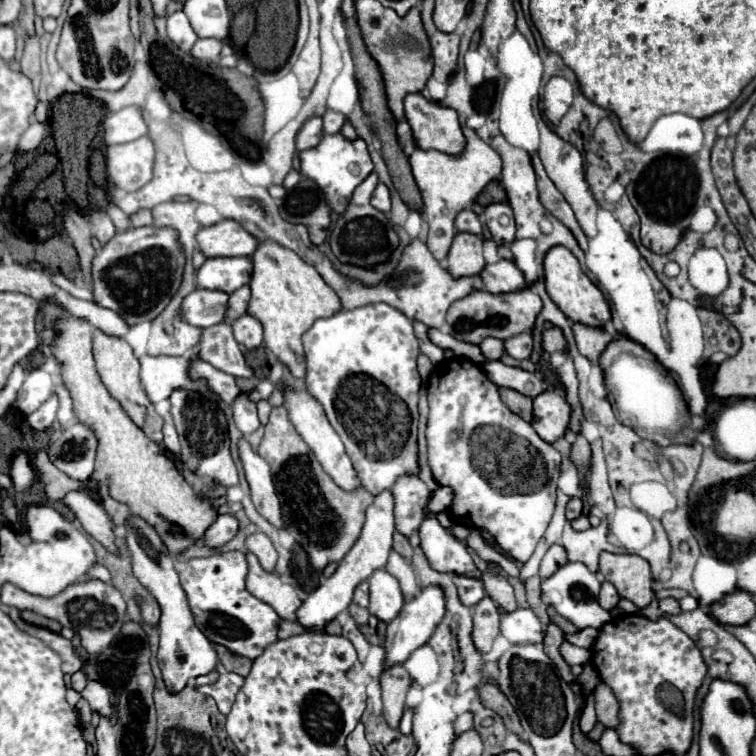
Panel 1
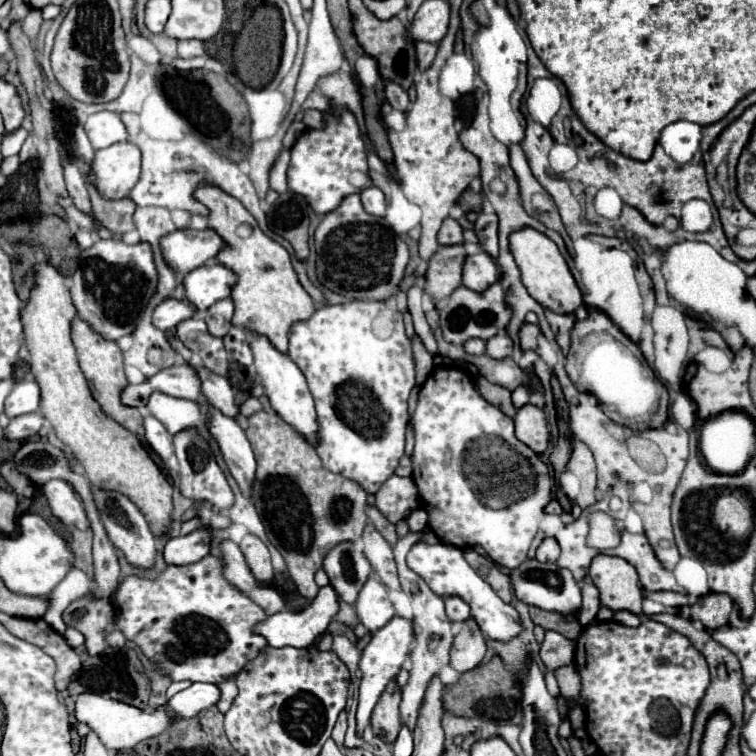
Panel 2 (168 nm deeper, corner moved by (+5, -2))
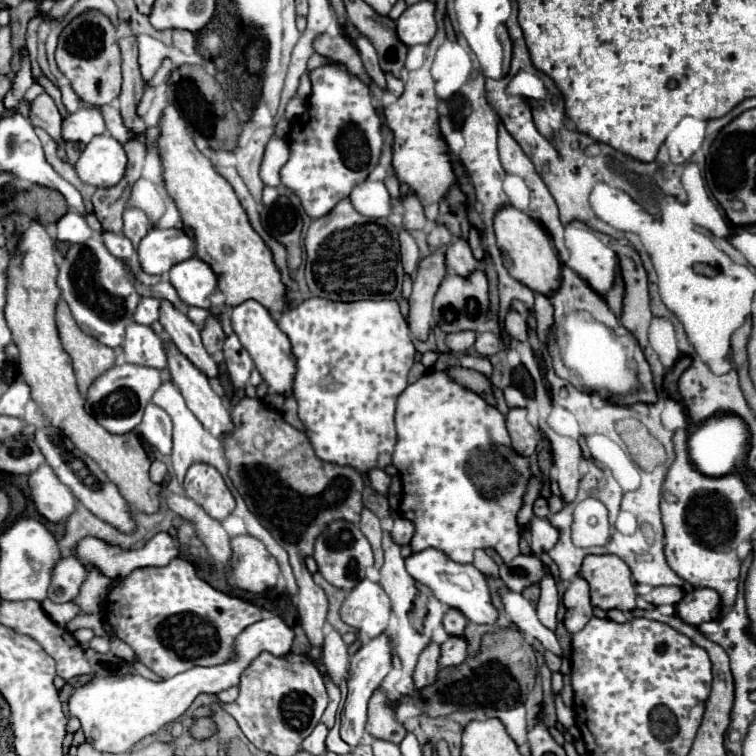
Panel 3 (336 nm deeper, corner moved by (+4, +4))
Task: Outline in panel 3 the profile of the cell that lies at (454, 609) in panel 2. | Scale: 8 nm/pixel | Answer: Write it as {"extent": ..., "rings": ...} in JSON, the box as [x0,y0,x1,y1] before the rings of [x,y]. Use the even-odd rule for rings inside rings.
{"extent":[444,609,468,637],"rings":[[[450,609],[446,615],[444,615],[444,629],[446,629],[446,633],[448,635],[454,635],[454,637],[462,637],[462,633],[464,633],[464,627],[466,627],[466,623],[468,623],[468,619],[460,613],[460,611],[456,611],[456,609]]]}

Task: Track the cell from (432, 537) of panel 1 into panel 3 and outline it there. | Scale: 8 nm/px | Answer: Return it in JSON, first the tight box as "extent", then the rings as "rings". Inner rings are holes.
{"extent":[406,549,498,623],"rings":[[[424,549],[424,551],[414,553],[406,559],[406,569],[408,569],[410,577],[414,577],[422,585],[426,585],[440,603],[444,603],[452,609],[458,609],[460,613],[466,615],[468,621],[494,623],[498,619],[498,613],[490,601],[490,589],[486,585],[486,579],[474,565],[454,563],[438,549]]]}

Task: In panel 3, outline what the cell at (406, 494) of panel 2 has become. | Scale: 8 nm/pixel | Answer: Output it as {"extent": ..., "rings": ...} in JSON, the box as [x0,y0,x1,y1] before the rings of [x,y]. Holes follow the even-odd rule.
{"extent":[368,469,390,495],"rings":[[[370,469],[370,471],[368,471],[368,477],[370,477],[370,485],[372,485],[378,493],[382,493],[382,495],[388,493],[390,477],[388,477],[382,469]]]}

